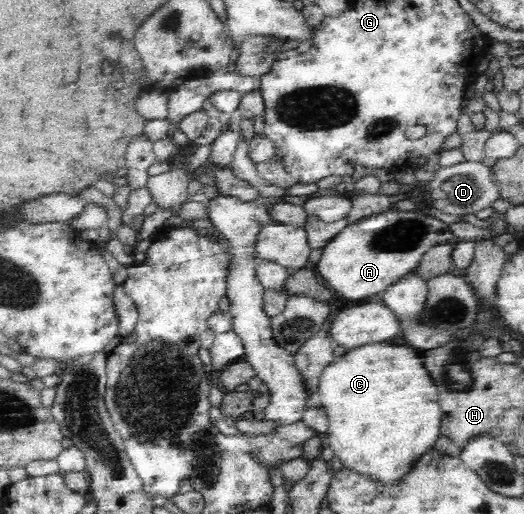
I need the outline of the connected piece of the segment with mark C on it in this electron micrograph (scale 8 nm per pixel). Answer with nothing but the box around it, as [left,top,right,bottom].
[318,343,442,487]

